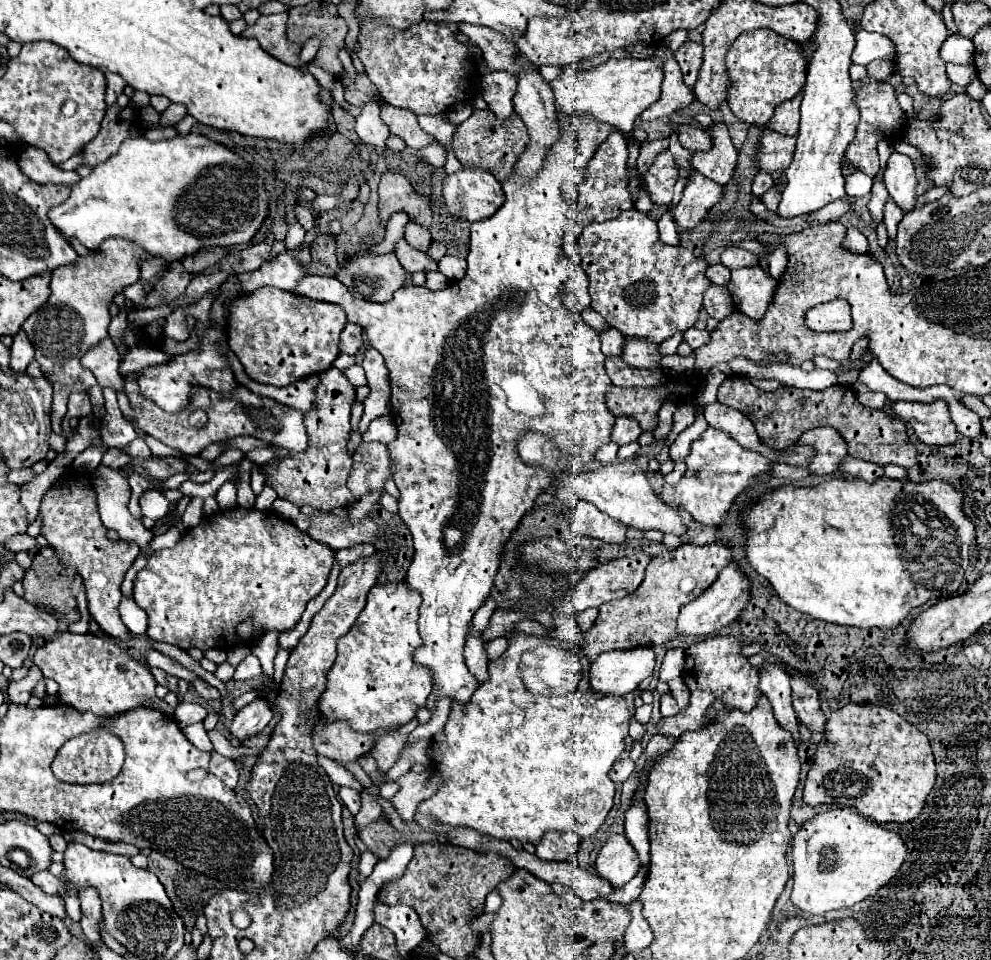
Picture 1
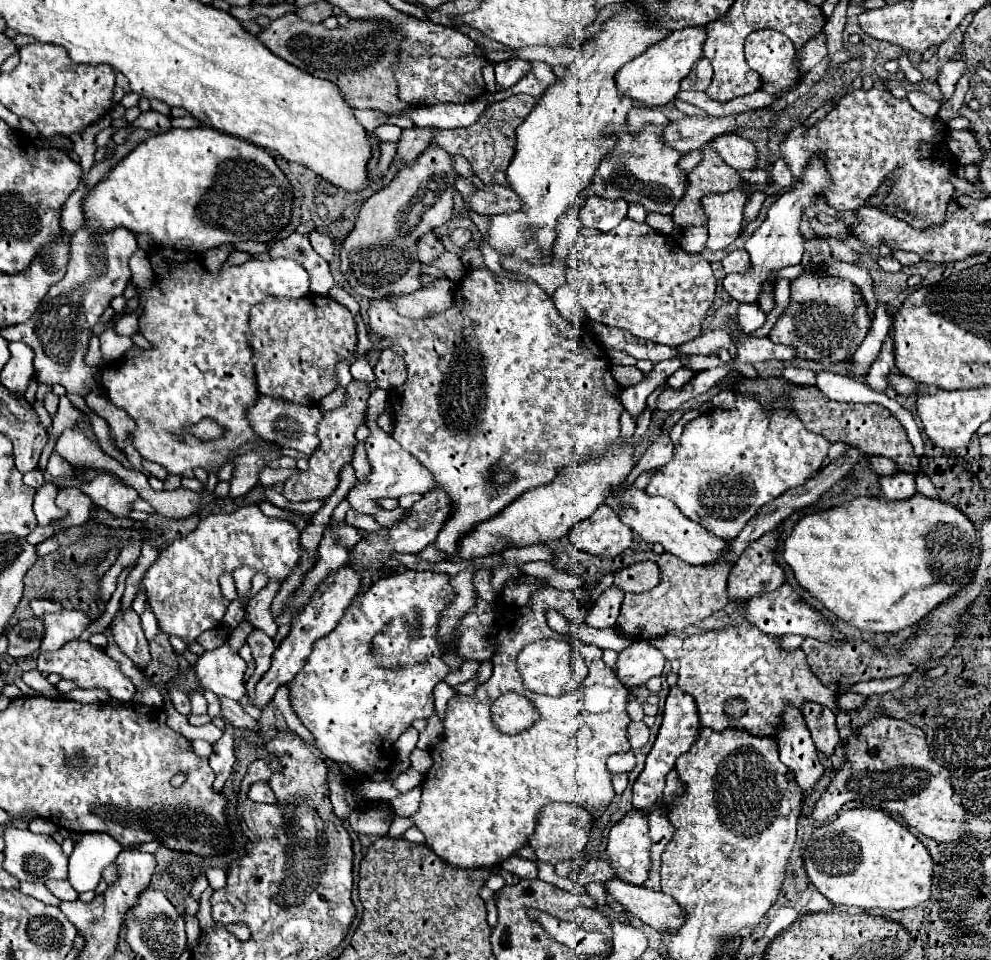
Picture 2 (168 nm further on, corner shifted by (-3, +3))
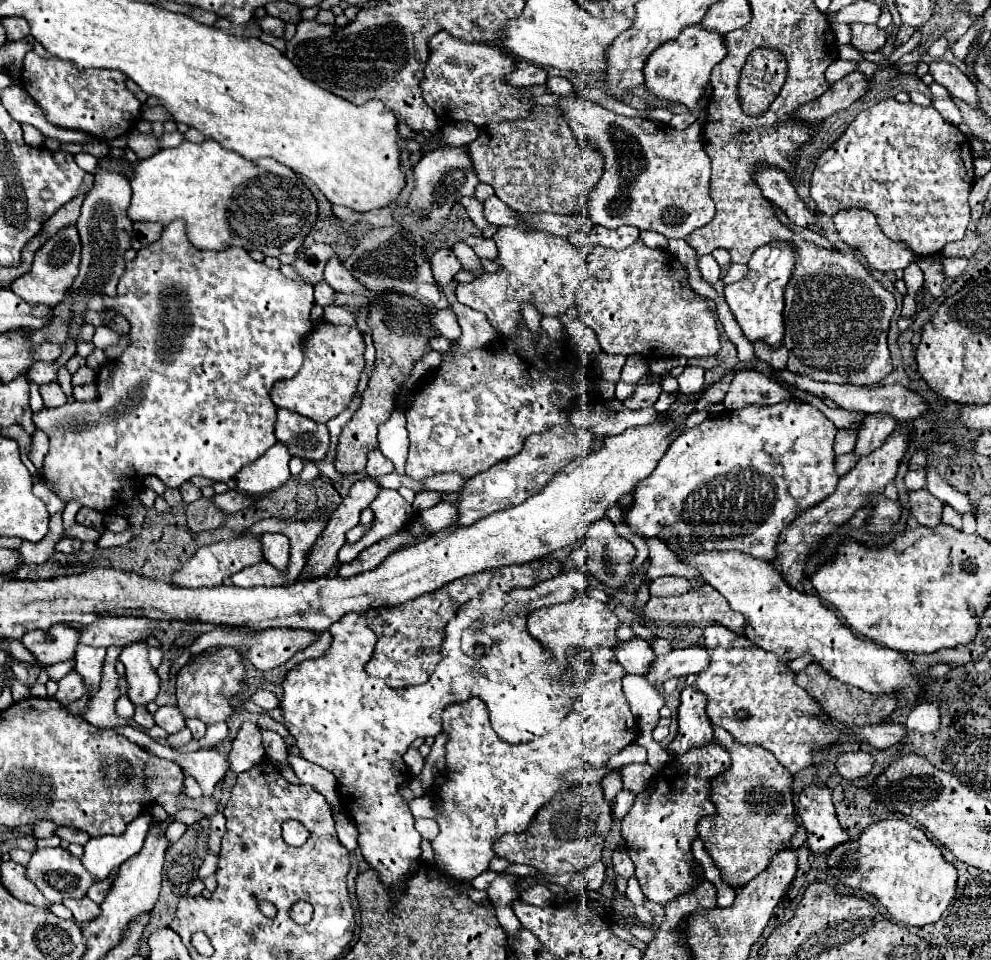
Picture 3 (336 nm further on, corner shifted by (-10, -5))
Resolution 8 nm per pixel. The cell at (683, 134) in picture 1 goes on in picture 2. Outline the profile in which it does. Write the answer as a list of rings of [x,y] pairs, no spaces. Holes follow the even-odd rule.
[[[725,135],[713,139],[713,149],[733,169],[757,169],[757,149],[741,135]]]

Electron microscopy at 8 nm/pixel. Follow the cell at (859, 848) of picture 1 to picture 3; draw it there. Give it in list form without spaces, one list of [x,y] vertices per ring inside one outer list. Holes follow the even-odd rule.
[[[898,819],[876,821],[868,825],[858,839],[834,847],[826,855],[826,869],[828,877],[836,883],[870,895],[888,909],[890,917],[912,927],[936,923],[942,917],[954,897],[958,877],[956,867],[944,861],[940,849],[922,829]]]

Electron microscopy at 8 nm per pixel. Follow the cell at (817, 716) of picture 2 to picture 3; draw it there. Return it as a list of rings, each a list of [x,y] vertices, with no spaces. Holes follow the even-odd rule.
[[[840,757],[836,761],[836,771],[842,775],[844,781],[854,781],[872,771],[870,757]]]

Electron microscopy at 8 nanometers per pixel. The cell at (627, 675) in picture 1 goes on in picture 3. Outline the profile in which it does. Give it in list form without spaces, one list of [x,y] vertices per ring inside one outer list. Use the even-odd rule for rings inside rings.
[[[690,645],[686,649],[674,649],[668,655],[656,657],[656,661],[650,663],[648,673],[644,679],[652,683],[654,687],[660,687],[668,679],[680,679],[688,677],[690,673],[700,673],[708,665],[708,653],[700,645]]]

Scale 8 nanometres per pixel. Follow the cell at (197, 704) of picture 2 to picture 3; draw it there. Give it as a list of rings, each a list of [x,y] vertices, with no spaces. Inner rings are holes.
[[[232,647],[208,649],[202,657],[196,657],[178,671],[176,697],[180,713],[186,719],[196,717],[206,725],[228,719],[232,715],[232,699],[242,691],[242,679],[244,679],[244,665],[240,661],[240,655]]]

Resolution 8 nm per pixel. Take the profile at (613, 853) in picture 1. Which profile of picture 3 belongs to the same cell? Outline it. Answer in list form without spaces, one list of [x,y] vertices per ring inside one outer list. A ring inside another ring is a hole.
[[[712,739],[704,749],[692,749],[692,753],[686,753],[684,757],[676,757],[676,761],[670,761],[652,781],[652,785],[636,795],[636,801],[628,815],[622,819],[622,839],[626,843],[628,855],[632,863],[636,865],[636,879],[642,887],[642,893],[648,901],[654,903],[668,903],[672,897],[692,889],[694,885],[694,875],[692,875],[692,865],[694,857],[690,853],[692,841],[698,837],[696,833],[696,823],[704,817],[714,813],[714,805],[710,801],[710,777],[720,775],[724,769],[730,765],[730,755]]]

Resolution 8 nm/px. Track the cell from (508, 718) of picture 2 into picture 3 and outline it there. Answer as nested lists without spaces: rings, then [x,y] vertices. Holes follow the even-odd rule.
[[[570,569],[528,589],[488,589],[480,593],[480,597],[466,601],[456,611],[454,619],[446,625],[446,637],[440,651],[442,661],[438,663],[430,679],[418,687],[394,689],[364,671],[364,665],[370,661],[370,651],[374,651],[378,641],[376,633],[370,629],[370,623],[374,617],[386,611],[386,607],[344,615],[336,625],[328,629],[332,635],[330,649],[318,659],[302,661],[286,675],[282,683],[284,695],[280,701],[280,711],[284,717],[282,723],[296,739],[300,755],[310,763],[332,771],[338,779],[338,789],[342,795],[340,799],[342,803],[346,803],[346,811],[354,817],[360,833],[358,845],[362,849],[362,855],[370,863],[370,867],[384,877],[384,881],[388,881],[390,885],[400,885],[400,881],[404,881],[404,877],[408,877],[408,873],[416,869],[416,863],[420,859],[422,837],[414,829],[414,817],[406,801],[398,793],[398,787],[406,787],[410,779],[408,771],[400,771],[406,769],[402,755],[408,751],[414,739],[436,737],[442,731],[442,711],[450,703],[482,697],[490,711],[492,729],[502,741],[508,743],[530,743],[554,731],[560,725],[562,717],[568,715],[572,701],[578,697],[580,689],[586,683],[586,677],[590,675],[590,653],[580,651],[568,661],[556,661],[542,649],[536,639],[528,635],[526,615],[534,609],[552,605],[552,599],[558,599],[558,603],[568,601],[574,597],[574,591],[578,595],[584,593],[586,587],[586,573],[580,569]]]

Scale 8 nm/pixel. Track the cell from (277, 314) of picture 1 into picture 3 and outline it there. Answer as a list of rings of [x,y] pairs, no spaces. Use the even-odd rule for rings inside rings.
[[[328,321],[318,323],[302,341],[304,363],[292,379],[274,383],[270,397],[276,407],[294,411],[312,421],[326,423],[340,415],[354,397],[356,383],[364,369],[364,337],[358,327],[334,325]]]

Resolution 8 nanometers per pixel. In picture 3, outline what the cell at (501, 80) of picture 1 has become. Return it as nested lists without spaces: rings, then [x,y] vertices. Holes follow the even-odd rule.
[[[518,61],[516,69],[506,75],[506,81],[508,81],[508,85],[520,87],[520,89],[532,87],[532,85],[544,85],[546,83],[546,69]]]

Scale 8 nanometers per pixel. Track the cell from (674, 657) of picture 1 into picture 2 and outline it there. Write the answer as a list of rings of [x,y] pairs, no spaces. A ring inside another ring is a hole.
[[[669,635],[669,637],[655,637],[653,641],[649,641],[655,649],[661,649],[663,655],[673,661],[673,659],[679,659],[683,649],[681,649],[681,639],[677,635]]]

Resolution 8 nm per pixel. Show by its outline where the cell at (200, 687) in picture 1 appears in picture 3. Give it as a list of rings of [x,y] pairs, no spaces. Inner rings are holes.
[[[262,729],[262,741],[264,741],[264,749],[266,749],[266,755],[280,761],[280,763],[288,763],[286,757],[288,757],[288,751],[284,747],[284,739],[274,733],[274,731],[268,731],[268,729]]]

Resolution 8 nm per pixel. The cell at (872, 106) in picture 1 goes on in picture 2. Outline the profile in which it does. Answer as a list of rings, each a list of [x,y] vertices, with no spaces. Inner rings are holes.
[[[873,87],[871,91],[849,91],[839,105],[827,115],[825,121],[819,121],[813,129],[805,129],[803,125],[793,129],[789,137],[781,143],[781,157],[787,161],[793,177],[797,181],[803,179],[805,165],[811,161],[811,157],[821,157],[825,161],[825,167],[829,171],[831,187],[823,189],[825,203],[837,211],[845,209],[857,209],[867,203],[871,195],[877,195],[879,187],[889,181],[891,189],[885,195],[883,203],[877,207],[883,213],[889,213],[905,223],[909,223],[913,229],[929,229],[943,225],[945,221],[945,211],[949,201],[955,197],[955,187],[949,181],[953,175],[955,167],[955,157],[947,149],[947,127],[945,123],[935,115],[935,117],[925,117],[919,111],[911,107],[907,99],[897,99],[893,97],[887,89],[877,89]],[[927,143],[933,153],[929,157],[921,155],[921,145]]]

